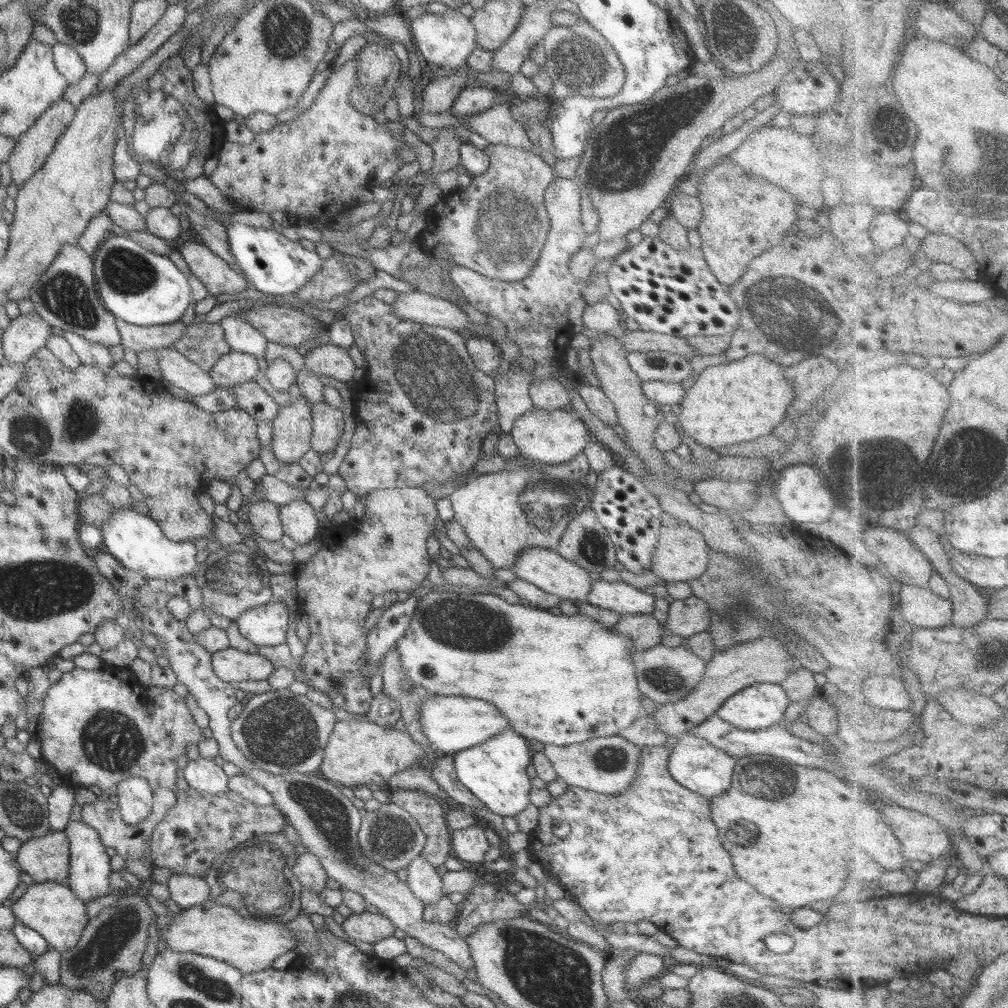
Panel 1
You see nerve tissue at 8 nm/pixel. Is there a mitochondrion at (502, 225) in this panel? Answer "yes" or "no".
yes

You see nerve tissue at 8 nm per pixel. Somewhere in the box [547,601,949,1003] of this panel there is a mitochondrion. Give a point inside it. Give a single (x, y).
(775, 780)

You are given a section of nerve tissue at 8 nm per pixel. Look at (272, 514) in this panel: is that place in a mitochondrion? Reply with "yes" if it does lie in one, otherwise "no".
no

